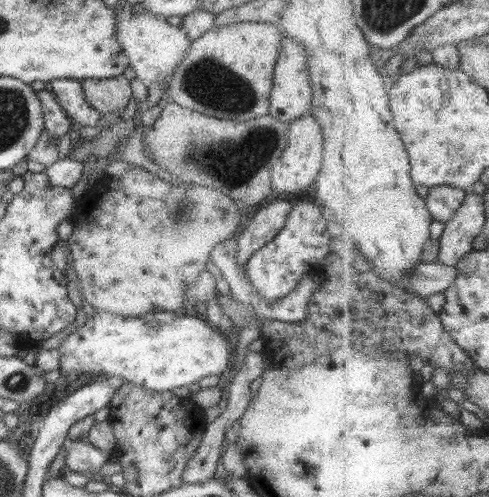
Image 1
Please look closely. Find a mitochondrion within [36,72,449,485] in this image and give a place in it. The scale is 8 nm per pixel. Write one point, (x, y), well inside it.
(230, 163)

